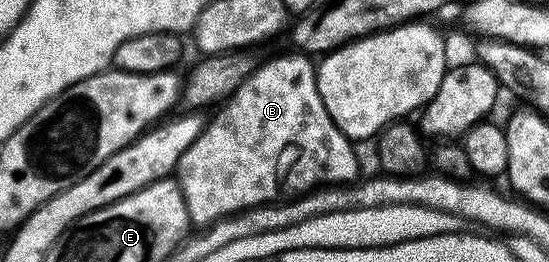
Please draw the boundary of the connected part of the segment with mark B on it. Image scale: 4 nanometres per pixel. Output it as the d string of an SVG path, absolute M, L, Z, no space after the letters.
M291 50L288 56L264 59L255 73L232 94L212 120L206 121L203 133L181 154L177 179L185 194L192 225L210 226L228 216L274 205L280 198L298 198L320 186L347 186L360 179L356 145L329 118L325 102L317 90L316 69L312 57Z

